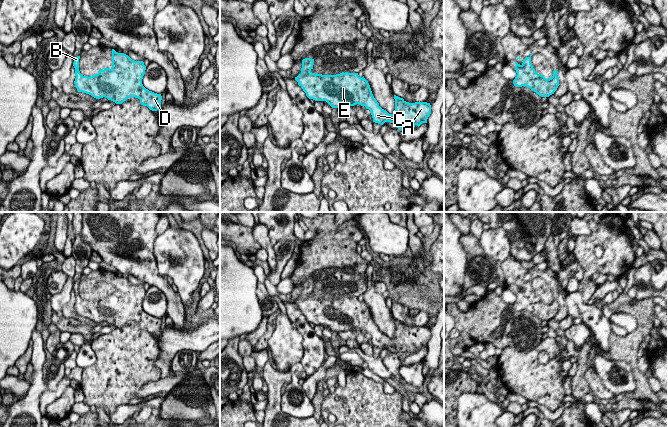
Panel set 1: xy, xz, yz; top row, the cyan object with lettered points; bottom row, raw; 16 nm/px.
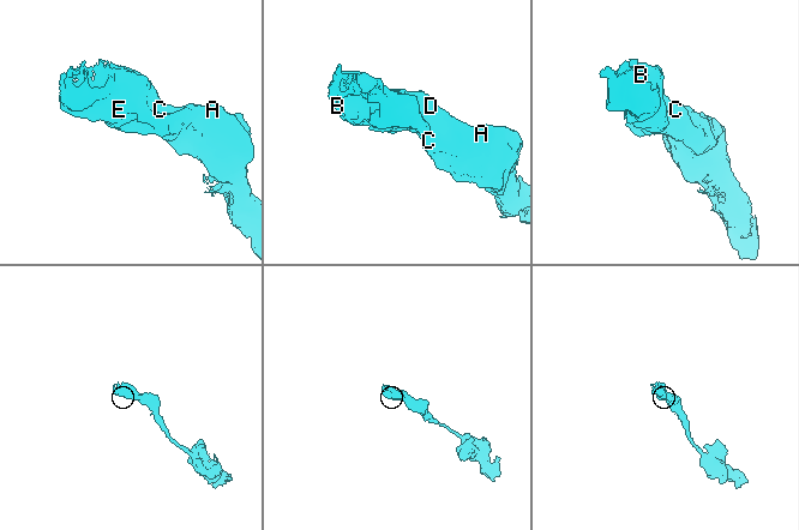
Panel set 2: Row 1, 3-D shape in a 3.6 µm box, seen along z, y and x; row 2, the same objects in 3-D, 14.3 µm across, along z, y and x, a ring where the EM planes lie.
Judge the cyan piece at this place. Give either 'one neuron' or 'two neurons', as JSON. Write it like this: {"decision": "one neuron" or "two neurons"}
{"decision": "one neuron"}

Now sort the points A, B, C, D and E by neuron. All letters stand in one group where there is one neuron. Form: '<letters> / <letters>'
A B C D E

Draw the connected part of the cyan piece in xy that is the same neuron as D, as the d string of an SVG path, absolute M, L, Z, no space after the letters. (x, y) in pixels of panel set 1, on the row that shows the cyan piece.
M112 49L112 68L100 69L93 76L83 76L79 71L80 56L74 58L75 87L96 99L107 98L122 104L130 97L140 100L141 105L152 111L161 108L161 94L146 89L142 84L146 66L143 61L134 61L124 53Z

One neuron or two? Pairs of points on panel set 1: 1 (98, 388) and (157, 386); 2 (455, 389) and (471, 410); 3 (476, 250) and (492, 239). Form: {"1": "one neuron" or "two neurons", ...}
{"1": "two neurons", "2": "two neurons", "3": "two neurons"}

